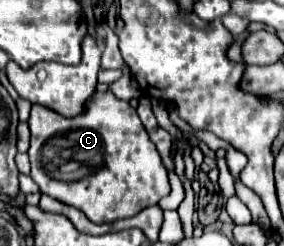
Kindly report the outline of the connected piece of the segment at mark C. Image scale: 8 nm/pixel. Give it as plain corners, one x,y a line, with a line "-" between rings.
111,91
93,93
85,101
85,113
61,117
59,113
33,105
31,129
31,177
41,193
83,211
93,223
113,223
137,215
149,205
169,195
171,185
161,157
147,137
137,111

